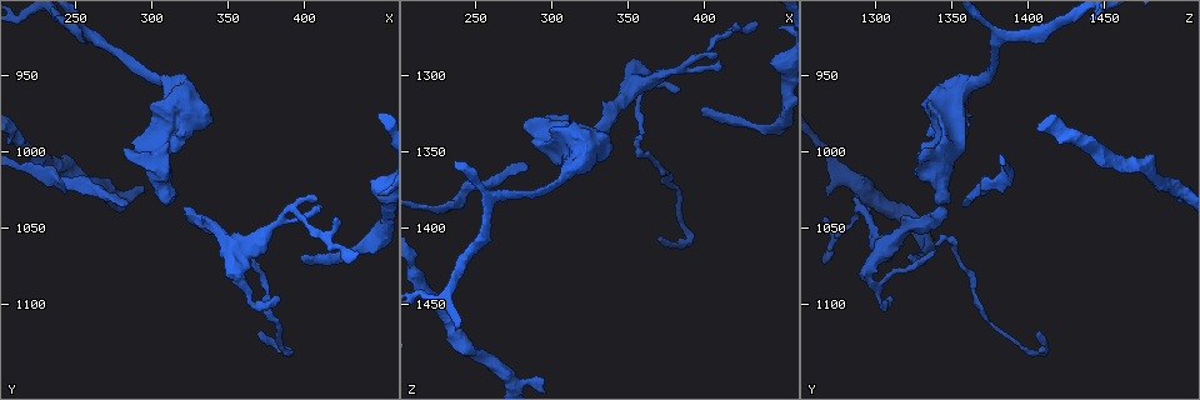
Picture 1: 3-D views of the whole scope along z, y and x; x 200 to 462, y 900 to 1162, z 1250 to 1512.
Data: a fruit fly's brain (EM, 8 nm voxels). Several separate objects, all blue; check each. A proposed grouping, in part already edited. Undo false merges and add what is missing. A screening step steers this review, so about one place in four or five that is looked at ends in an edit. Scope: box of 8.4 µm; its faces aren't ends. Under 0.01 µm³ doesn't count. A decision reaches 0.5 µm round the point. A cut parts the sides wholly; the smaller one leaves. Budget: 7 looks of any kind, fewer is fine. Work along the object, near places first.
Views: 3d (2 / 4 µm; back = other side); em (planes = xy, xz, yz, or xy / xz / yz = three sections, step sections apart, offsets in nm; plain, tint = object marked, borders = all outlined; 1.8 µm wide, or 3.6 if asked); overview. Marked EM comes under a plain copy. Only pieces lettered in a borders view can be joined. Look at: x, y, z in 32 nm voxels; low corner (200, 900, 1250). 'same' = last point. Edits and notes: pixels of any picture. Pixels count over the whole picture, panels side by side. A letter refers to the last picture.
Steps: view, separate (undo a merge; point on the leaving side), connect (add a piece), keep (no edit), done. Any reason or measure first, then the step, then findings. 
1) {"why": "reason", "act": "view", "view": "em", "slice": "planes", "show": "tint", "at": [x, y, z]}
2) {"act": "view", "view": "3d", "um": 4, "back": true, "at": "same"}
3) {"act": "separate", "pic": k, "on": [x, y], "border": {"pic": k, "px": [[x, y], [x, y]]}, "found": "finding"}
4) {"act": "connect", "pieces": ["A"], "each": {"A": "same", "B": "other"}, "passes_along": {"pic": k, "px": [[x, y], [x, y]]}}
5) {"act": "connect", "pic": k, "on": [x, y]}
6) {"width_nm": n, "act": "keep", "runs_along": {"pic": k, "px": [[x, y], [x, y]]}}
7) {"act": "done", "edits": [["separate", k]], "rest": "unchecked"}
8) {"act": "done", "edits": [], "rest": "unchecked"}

{"act": "view", "view": "em", "slice": "planes", "show": "borders", "at": [370, 1120, 1404]}

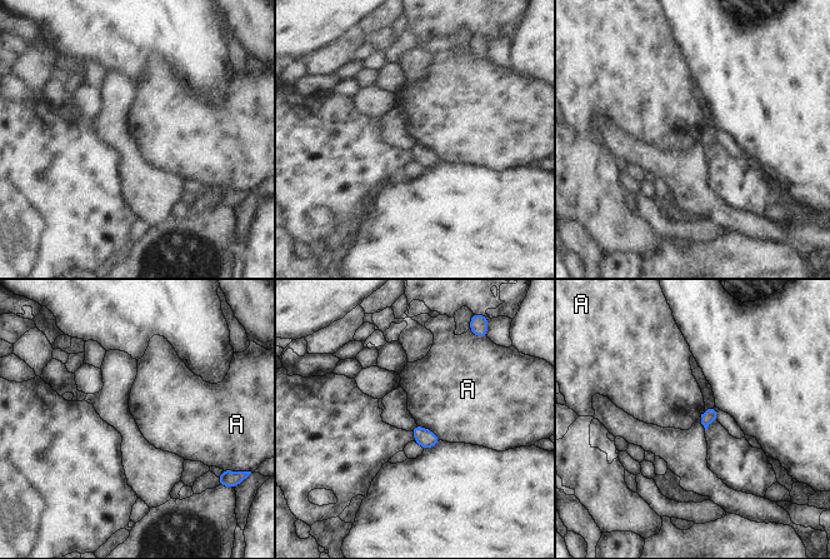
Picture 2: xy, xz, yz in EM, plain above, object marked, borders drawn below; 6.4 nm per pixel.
{"act": "keep", "each": {"A": "other"}, "border": {"pic": 2, "px": [[416, 423], [430, 429], [441, 439]]}, "found": "none of them fits"}

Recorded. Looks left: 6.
{"why": "tapers out", "act": "view", "view": "em", "slice": "planes", "show": "borders", "at": [284, 1034, 1358]}

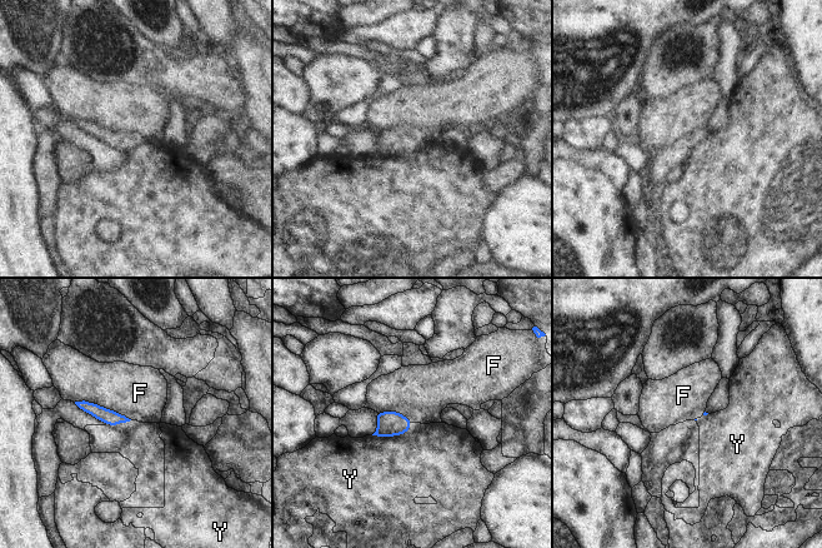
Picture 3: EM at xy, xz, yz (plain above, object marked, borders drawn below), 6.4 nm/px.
{"act": "keep", "each": {"F": "other", "Y": "other"}, "border": {"pic": 3, "px": [[74, 402], [89, 400], [131, 419]]}, "found": "none of them fits"}

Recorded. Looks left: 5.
{"why": "tapers out", "act": "view", "view": "3d", "um": 4, "at": [408, 1040, 1290]}

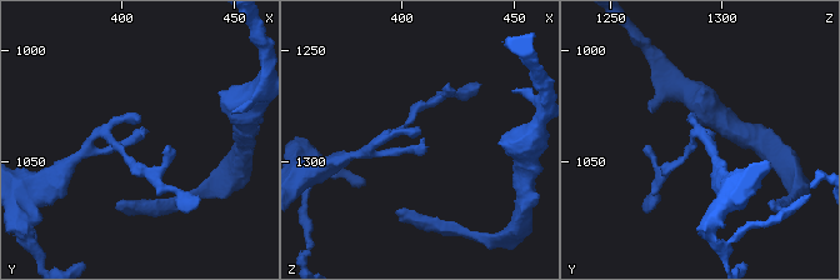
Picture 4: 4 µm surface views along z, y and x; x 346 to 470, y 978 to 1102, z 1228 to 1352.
{"why": "now the EM", "act": "view", "view": "em", "slice": "planes", "show": "borders", "at": [408, 1038, 1290]}

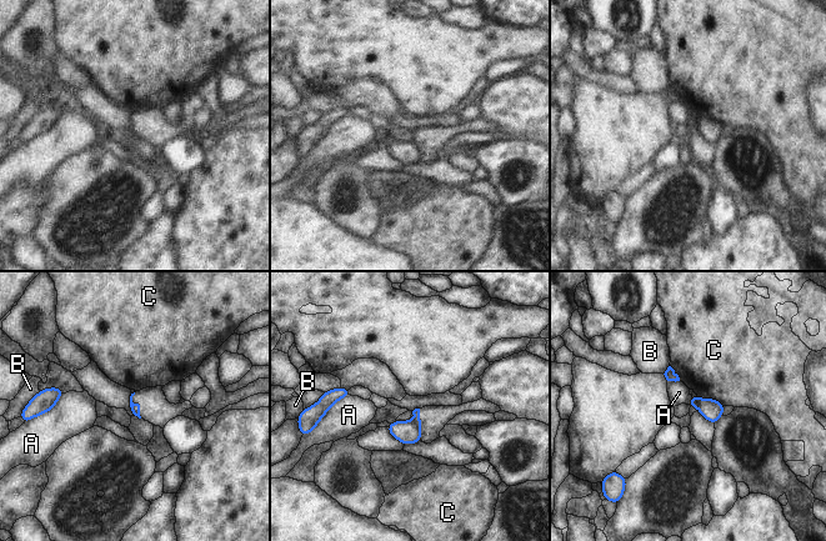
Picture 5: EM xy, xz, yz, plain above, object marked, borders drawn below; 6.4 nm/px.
{"longest_contact_nm": ["A", 220], "act": "keep", "each": {"A": "other", "B": "other", "C": "other"}, "border": {"pic": 5, "px": [[350, 395], [339, 399], [324, 416]]}, "found": "none of them fits"}

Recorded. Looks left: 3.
{"act": "done", "edits": [], "rest": "unchecked"}

